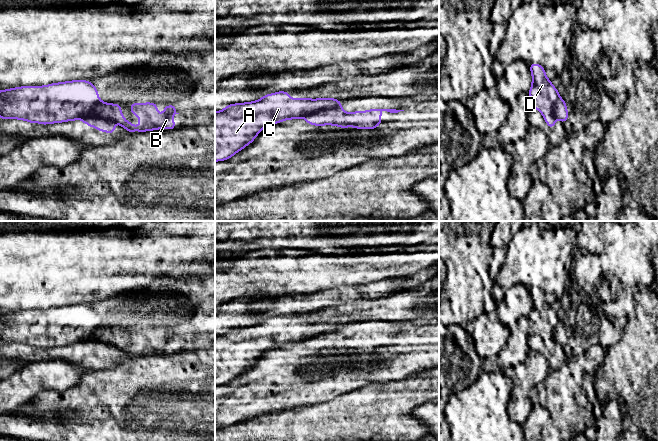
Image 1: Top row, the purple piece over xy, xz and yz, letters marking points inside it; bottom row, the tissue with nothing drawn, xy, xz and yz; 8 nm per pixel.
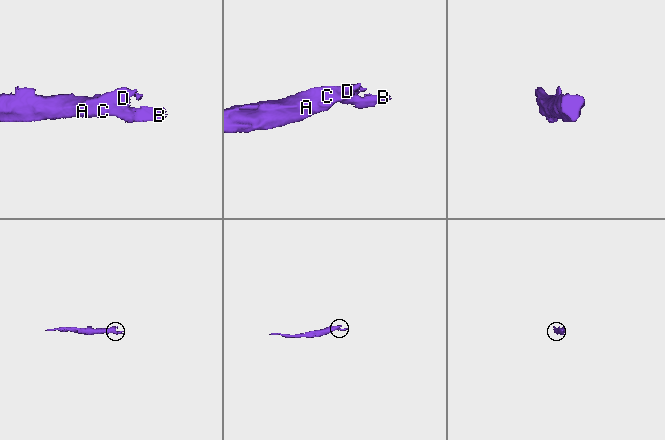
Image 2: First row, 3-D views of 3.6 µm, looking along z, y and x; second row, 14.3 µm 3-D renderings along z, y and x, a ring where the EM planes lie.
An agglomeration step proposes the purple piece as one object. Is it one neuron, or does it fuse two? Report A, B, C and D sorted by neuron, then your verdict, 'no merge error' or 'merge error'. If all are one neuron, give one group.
groups A C D / B; merge error

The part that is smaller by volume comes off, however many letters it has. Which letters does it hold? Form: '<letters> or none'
B

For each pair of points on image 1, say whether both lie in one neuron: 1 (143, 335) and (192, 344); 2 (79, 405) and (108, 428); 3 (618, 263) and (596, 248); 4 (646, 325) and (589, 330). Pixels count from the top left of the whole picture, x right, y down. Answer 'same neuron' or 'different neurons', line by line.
1: same neuron
2: same neuron
3: different neurons
4: different neurons

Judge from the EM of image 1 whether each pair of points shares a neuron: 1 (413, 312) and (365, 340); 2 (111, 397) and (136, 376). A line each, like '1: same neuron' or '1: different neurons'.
1: different neurons
2: same neuron

